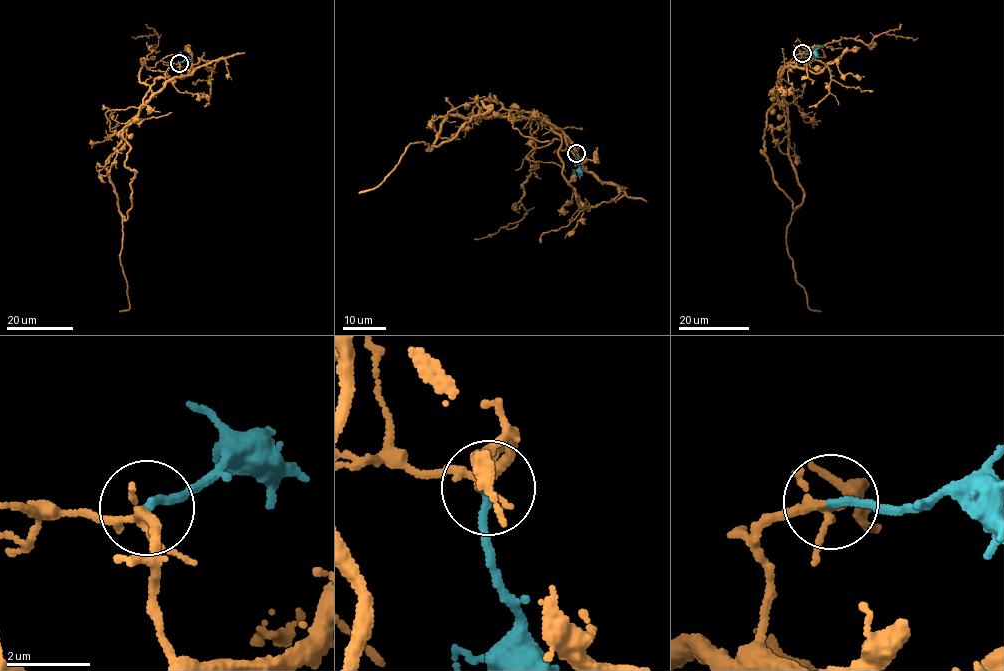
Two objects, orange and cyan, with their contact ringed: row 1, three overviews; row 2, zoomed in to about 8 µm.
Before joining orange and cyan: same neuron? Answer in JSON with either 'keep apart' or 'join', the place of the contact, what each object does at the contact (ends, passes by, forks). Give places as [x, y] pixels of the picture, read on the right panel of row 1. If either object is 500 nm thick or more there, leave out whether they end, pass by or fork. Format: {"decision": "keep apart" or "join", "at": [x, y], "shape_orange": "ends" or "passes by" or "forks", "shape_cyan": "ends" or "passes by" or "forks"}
{"decision": "join", "at": [802, 53], "shape_orange": "forks", "shape_cyan": "ends"}

